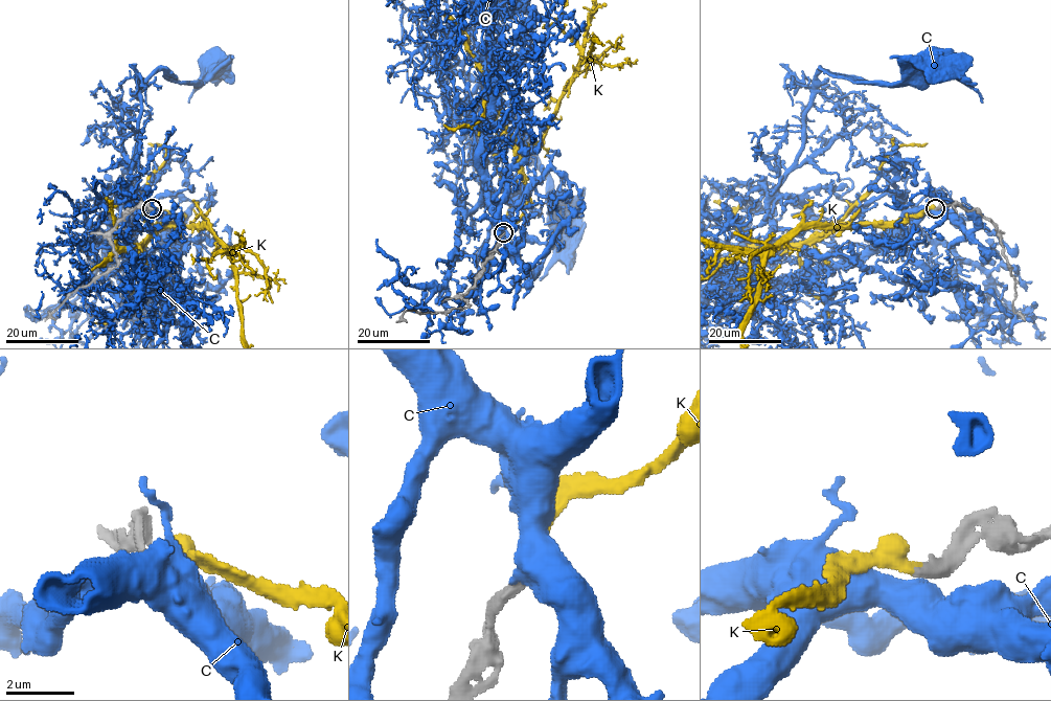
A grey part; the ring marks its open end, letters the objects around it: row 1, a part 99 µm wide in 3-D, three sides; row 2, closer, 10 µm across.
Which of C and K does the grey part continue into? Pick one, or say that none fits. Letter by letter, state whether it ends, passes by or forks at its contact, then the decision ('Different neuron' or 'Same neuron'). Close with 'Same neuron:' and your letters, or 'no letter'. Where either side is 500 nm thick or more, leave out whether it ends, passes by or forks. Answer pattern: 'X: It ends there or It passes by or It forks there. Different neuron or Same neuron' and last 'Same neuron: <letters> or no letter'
C: Different neuron
K: It ends there. Same neuron
Same neuron: K

